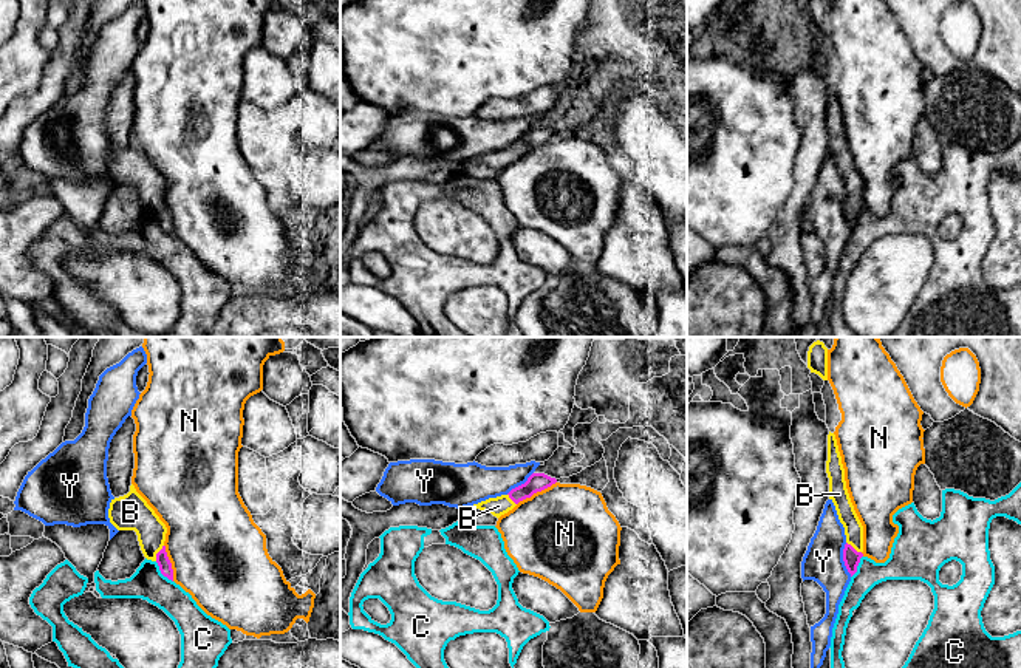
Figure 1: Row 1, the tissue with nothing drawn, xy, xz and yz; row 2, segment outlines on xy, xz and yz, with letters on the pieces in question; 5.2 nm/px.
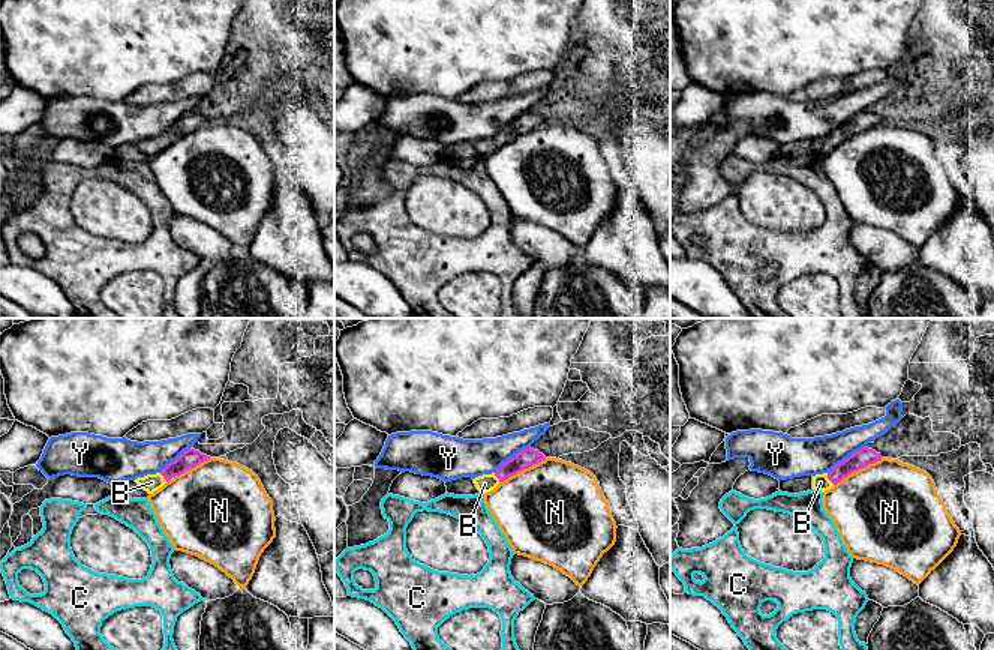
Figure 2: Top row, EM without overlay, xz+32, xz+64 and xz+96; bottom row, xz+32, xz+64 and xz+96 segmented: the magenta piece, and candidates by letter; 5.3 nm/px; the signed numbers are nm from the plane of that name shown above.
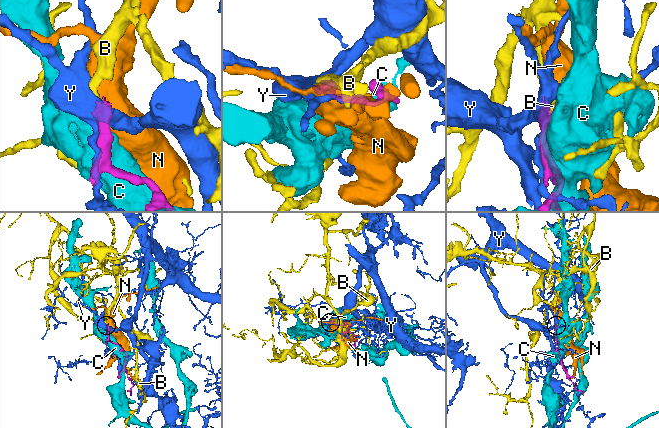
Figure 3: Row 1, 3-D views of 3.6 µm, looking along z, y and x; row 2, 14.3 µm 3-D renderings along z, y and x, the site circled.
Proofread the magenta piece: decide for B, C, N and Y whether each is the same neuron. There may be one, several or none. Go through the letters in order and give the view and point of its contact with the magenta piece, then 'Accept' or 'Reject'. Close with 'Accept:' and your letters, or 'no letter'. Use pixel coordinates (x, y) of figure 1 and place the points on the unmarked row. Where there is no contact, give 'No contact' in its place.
B: Touches magenta at xy (158, 206). Accept
C: Touches magenta at xy (161, 226). Reject
N: Touches magenta at xz (536, 146). Reject
Y: Touches magenta at yz (843, 214). Reject
Accept: B

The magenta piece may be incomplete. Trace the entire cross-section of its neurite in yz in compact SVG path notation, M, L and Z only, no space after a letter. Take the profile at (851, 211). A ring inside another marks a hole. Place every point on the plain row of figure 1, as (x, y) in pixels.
M829 85L828 88L828 114L826 127L829 131L829 153L834 156L840 176L845 181L846 198L843 203L843 215L851 227L857 226L860 212L863 210L863 179L854 164L851 156L846 135L845 122L842 118L842 110L838 105L835 88Z

